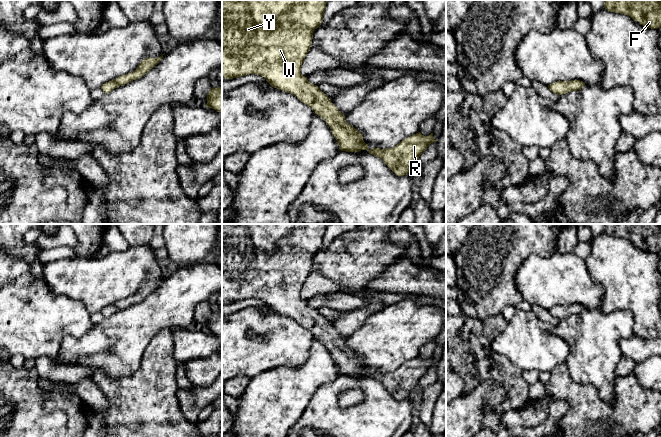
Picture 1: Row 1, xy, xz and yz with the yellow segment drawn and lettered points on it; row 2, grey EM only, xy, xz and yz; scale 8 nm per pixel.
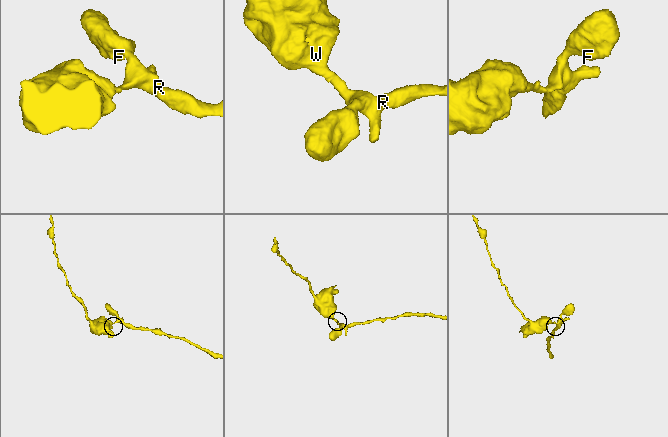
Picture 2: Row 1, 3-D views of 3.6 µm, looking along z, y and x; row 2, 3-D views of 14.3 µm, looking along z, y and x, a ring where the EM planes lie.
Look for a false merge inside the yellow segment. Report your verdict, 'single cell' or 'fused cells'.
single cell

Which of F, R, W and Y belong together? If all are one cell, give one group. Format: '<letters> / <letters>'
F R W Y

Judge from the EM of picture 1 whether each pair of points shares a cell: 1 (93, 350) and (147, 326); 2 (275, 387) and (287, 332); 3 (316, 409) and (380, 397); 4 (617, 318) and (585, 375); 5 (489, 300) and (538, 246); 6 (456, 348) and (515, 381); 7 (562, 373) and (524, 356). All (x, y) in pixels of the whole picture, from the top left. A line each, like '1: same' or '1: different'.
1: same
2: different
3: same
4: same
5: same
6: same
7: different

